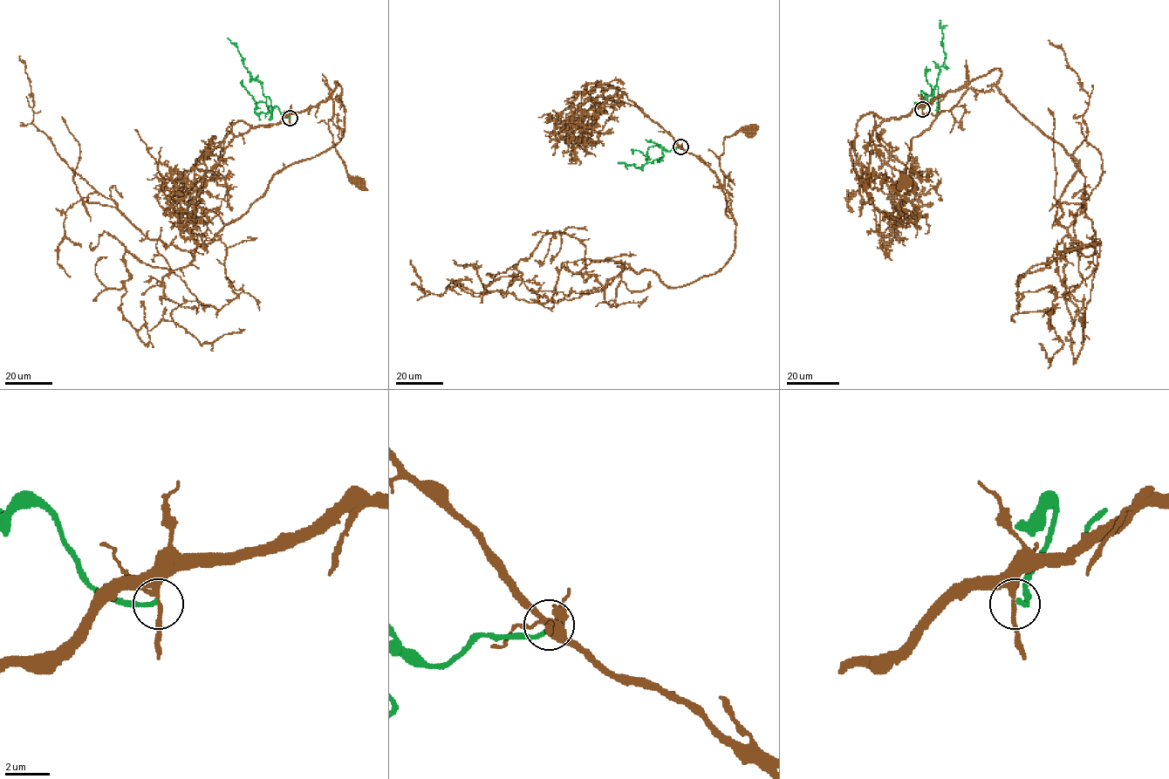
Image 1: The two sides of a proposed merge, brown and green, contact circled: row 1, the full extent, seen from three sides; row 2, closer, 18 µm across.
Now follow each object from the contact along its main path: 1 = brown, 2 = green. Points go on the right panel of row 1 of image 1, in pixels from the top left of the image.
1: (922, 108), (949, 92), (967, 89), (953, 108), (941, 111), (912, 139), (900, 174), (905, 180)
2: (922, 108), (927, 97), (922, 100), (928, 103), (933, 97), (939, 69), (945, 61), (941, 20)

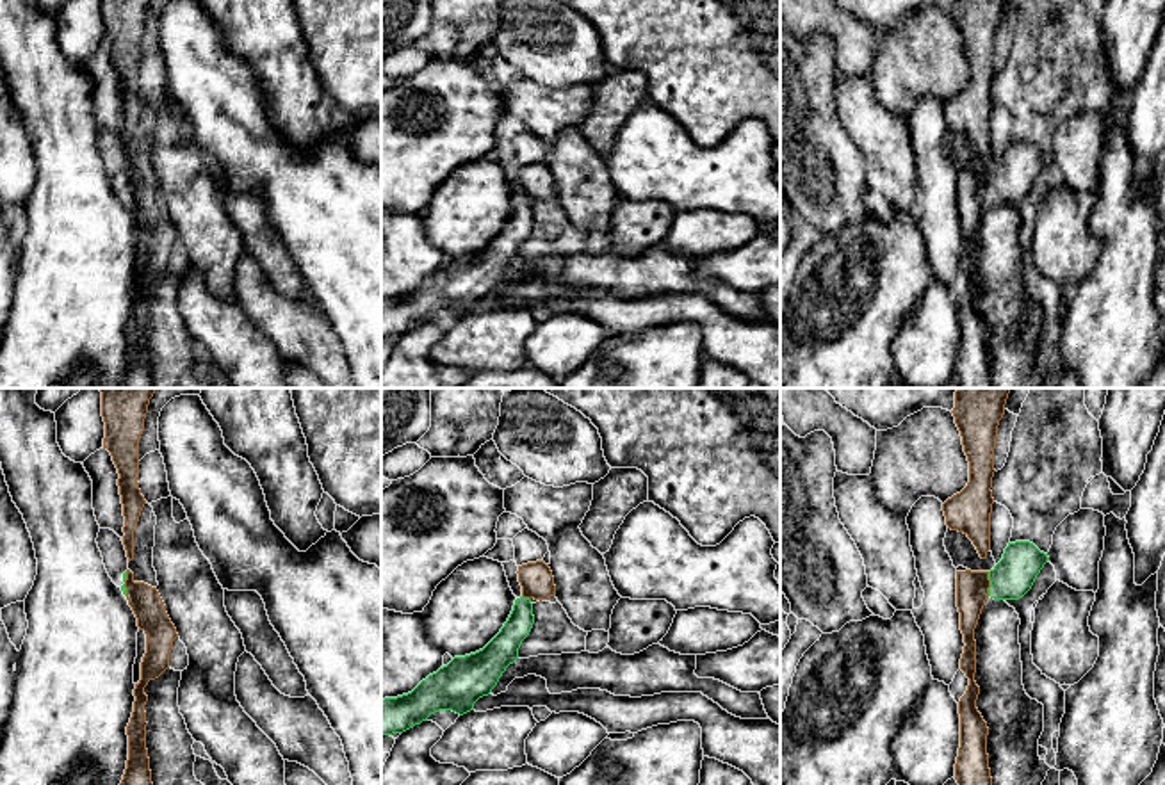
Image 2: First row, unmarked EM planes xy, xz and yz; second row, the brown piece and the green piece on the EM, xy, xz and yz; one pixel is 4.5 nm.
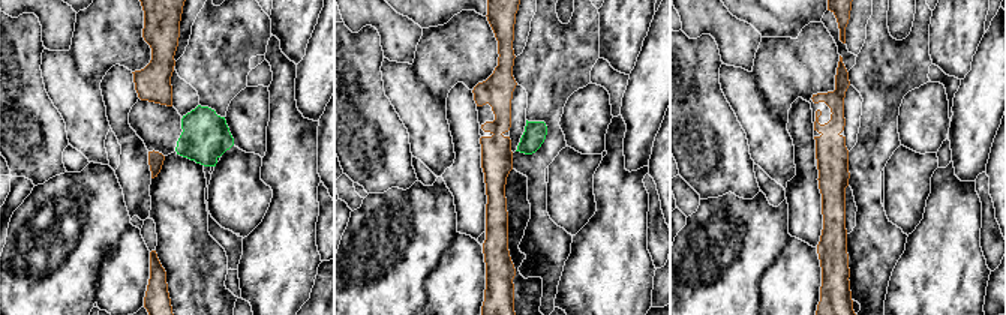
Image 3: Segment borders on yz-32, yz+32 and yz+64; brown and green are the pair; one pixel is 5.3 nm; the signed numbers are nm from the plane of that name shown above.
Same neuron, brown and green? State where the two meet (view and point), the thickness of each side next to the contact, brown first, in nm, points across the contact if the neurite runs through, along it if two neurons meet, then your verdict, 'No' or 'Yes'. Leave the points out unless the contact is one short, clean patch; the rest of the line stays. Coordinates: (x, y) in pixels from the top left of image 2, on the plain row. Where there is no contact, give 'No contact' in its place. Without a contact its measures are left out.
Touches brown at yz (989, 186). Thickness 140 nm (brown) against 190 nm. Boundary: yz (987, 173), (989, 196). No

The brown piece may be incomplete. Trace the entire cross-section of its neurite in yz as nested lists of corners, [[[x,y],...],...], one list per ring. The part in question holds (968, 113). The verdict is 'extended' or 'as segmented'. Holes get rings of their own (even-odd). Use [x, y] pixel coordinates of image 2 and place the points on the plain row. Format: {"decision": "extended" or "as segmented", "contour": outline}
{"decision": "as segmented", "contour": [[[955,0],[951,12],[969,62],[969,84],[942,112],[948,130],[964,134],[982,160],[990,151],[994,50],[1005,5],[1006,0]]]}

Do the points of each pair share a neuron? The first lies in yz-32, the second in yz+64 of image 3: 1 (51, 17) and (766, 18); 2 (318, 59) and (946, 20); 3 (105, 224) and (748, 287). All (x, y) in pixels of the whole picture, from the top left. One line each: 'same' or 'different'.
1: different
2: different
3: same

